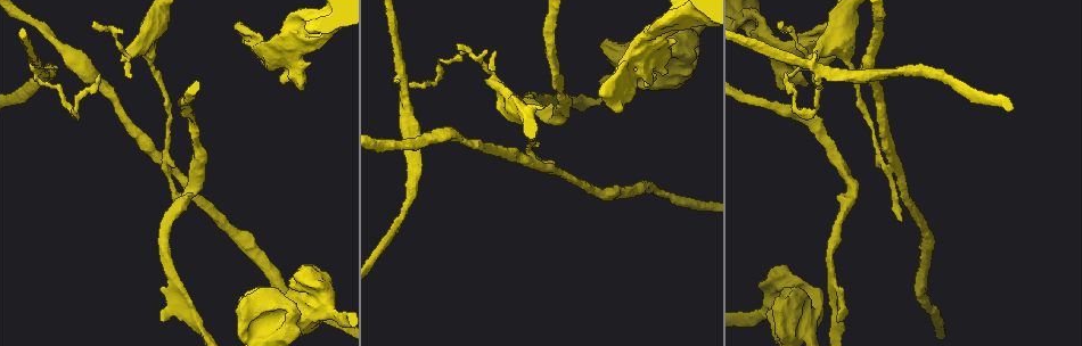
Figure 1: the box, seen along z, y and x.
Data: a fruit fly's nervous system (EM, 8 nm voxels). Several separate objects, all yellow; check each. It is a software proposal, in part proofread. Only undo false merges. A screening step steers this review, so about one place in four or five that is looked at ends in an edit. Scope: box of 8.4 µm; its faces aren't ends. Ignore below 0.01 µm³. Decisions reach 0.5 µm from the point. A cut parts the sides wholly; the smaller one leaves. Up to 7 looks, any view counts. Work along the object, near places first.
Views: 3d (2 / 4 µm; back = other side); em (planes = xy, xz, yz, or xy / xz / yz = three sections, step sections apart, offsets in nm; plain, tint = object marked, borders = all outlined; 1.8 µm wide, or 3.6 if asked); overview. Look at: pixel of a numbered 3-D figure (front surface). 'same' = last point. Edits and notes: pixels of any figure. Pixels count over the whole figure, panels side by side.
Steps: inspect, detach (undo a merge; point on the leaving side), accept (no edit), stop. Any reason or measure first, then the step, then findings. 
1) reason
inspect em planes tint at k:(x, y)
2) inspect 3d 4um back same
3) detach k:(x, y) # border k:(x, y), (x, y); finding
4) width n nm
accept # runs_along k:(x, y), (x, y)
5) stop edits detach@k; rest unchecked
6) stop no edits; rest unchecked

sharp bend
inspect 3d 4um at 1:(693, 16)

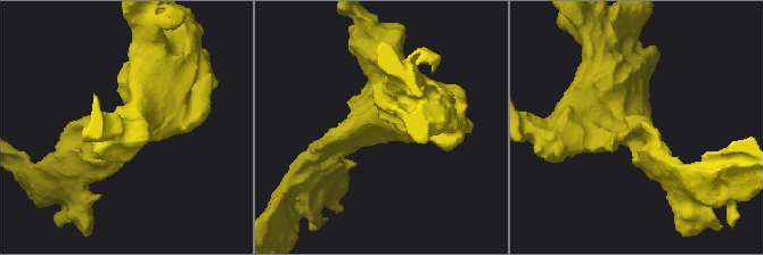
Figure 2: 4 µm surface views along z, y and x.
now the EM
inspect em planes tint at 2:(381, 128)

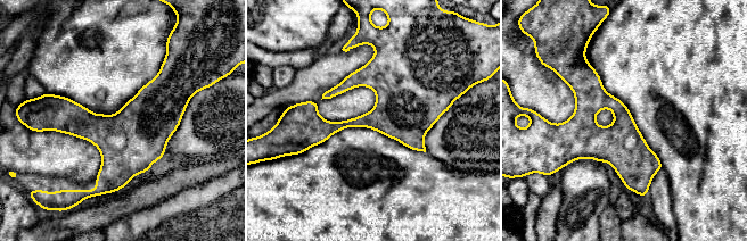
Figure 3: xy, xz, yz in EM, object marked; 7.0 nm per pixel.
accept # all the same neuron

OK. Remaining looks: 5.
thick turns thin
inspect 3d 4um at 1:(260, 50)

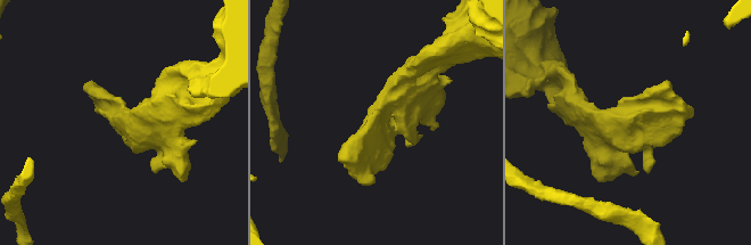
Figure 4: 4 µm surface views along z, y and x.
inspect em xz step 16 borders at 4:(624, 125)

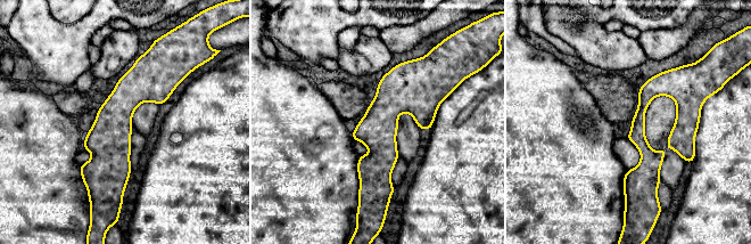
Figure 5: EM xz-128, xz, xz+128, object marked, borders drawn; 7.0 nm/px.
accept # one neuron here

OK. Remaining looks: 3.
calibre changes
inspect 3d 4um at 1:(304, 318)

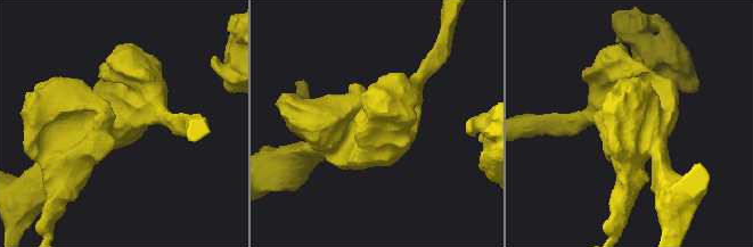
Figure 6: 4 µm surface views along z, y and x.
inspect em 3.6um planes tint at 6:(116, 122)

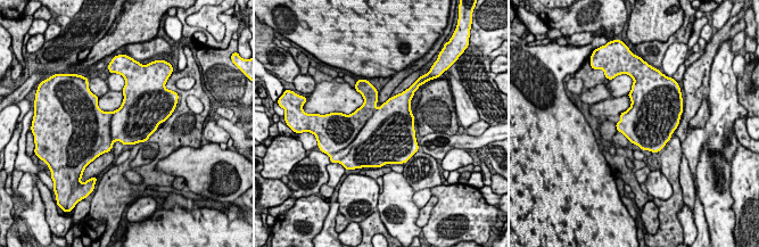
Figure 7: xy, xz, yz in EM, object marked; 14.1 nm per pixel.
detach 7:(346, 128) # border 7:(376, 109), (356, 137), (347, 145); two neurons meet here

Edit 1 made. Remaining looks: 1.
stop edits detach@7; rest unchecked

